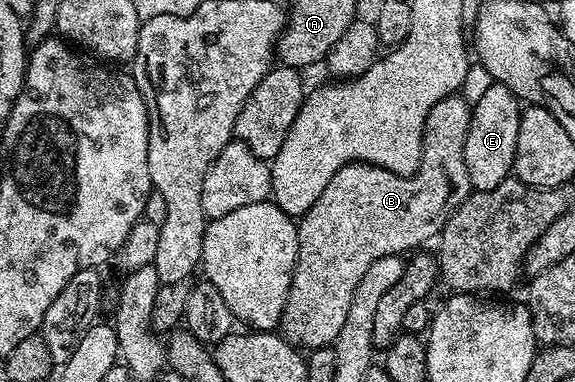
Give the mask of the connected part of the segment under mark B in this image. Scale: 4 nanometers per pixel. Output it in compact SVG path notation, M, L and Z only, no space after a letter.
M460 94L449 95L441 99L427 117L421 167L415 174L396 175L370 163L348 163L335 173L335 177L331 177L331 181L327 181L327 189L323 189L319 201L315 201L315 205L311 205L297 223L299 253L291 289L287 293L287 305L283 305L279 328L282 338L309 351L330 346L343 327L347 309L351 309L351 297L355 297L355 289L359 281L363 281L363 273L367 273L379 257L404 256L405 251L416 252L420 243L440 236L451 213L471 193L467 161L463 161L463 145L470 121L471 104Z

